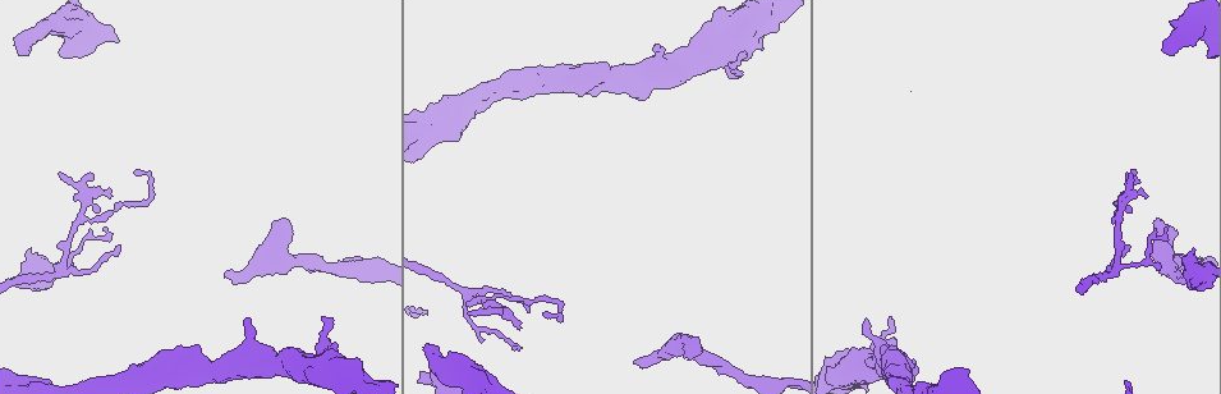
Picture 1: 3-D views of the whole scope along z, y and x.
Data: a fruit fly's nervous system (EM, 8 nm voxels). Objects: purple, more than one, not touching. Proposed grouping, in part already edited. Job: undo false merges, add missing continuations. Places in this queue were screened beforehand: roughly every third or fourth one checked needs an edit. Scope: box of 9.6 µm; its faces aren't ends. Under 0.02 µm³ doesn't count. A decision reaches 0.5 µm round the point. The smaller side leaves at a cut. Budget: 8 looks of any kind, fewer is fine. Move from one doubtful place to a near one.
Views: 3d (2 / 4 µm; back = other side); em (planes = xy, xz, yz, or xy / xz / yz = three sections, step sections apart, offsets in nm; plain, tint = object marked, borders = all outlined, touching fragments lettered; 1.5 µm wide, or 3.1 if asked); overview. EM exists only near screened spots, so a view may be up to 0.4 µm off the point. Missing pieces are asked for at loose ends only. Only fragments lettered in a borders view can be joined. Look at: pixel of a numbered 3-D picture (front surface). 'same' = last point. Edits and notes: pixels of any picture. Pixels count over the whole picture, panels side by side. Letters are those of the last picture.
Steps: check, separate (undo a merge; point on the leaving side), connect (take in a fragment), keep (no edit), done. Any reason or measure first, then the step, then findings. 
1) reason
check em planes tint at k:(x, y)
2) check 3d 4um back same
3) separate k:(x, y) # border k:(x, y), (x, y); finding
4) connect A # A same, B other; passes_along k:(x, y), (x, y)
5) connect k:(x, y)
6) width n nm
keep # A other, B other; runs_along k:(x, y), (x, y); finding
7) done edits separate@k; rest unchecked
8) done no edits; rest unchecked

free end
check em xy step 8 tint at 1:(894, 376)

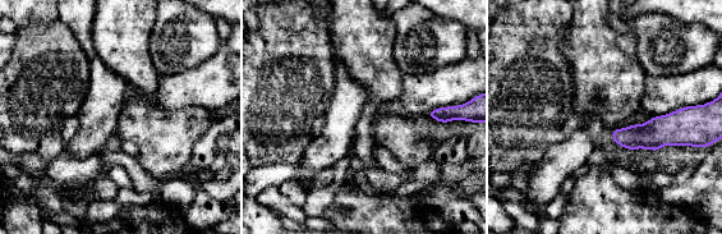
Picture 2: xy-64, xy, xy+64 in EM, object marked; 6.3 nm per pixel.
check em planes tint same

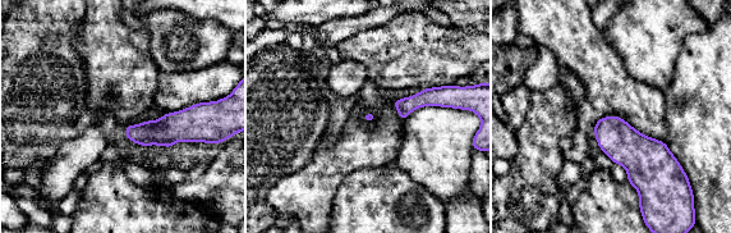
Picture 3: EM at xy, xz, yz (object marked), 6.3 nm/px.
see the neighbours
check em planes borders same

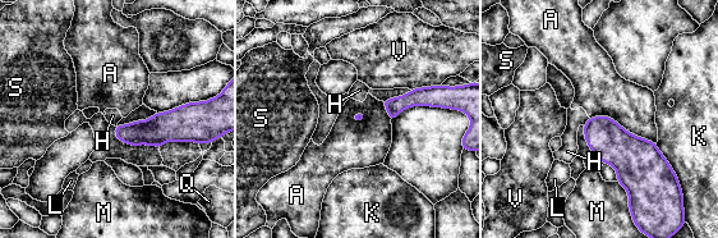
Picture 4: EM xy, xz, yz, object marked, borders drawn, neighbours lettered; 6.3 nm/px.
longest_contact A 460 nm
keep # A other, H other, K other, L other, M other, Q other, S other, V other; border 4:(589, 117), (608, 115), (656, 143); none of them fits

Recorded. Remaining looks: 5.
free end
check 3d 4um at 1:(1181, 278)

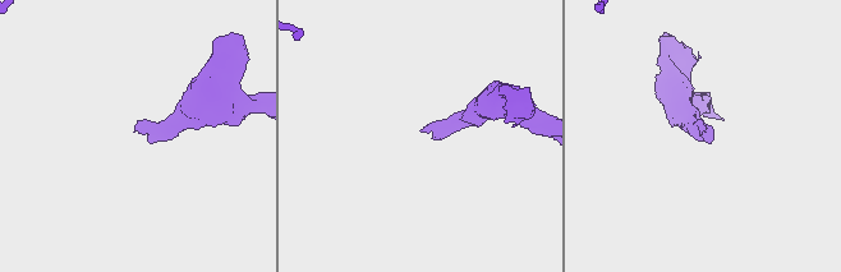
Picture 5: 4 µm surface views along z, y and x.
check em xz step 8 borders at 5:(137, 131)

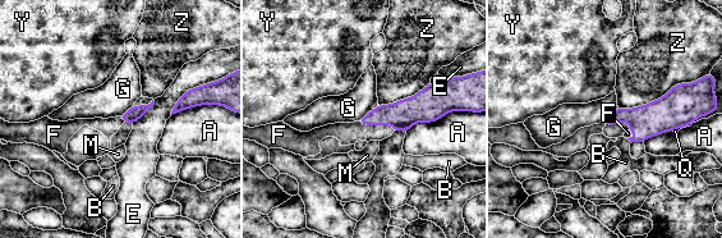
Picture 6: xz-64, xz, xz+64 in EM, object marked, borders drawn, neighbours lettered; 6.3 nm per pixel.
longest_contact Z 480 nm
connect F # A other, B other, E other, F same, G other, M other, Q other, Y other, Z other; passes_along 6:(401, 115), (376, 124), (348, 133); the neuron continues

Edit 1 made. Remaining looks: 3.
see it whole again
check overview

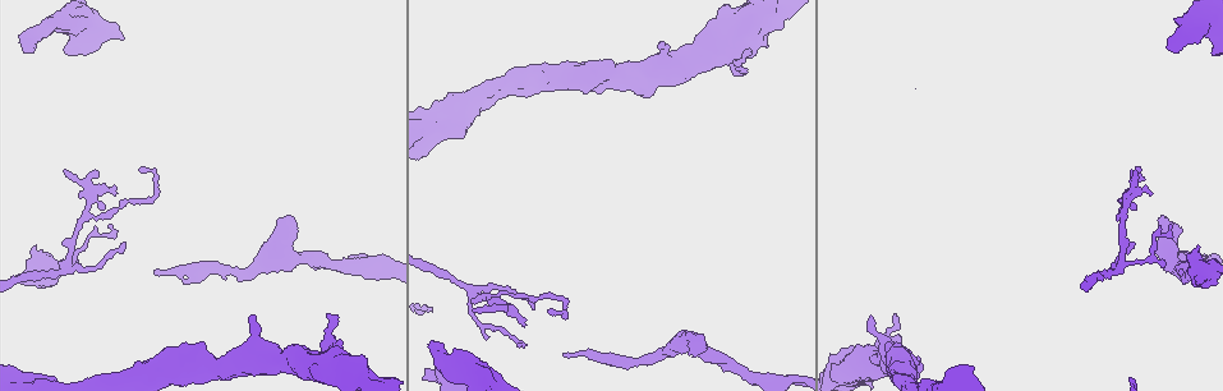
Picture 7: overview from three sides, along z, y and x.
thick end
check em 3.1um yz step 8 tint at 7:(22, 48)

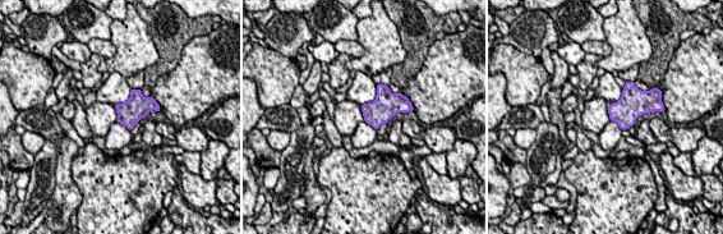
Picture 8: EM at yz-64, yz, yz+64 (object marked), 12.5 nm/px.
check em 3.1um planes borders same

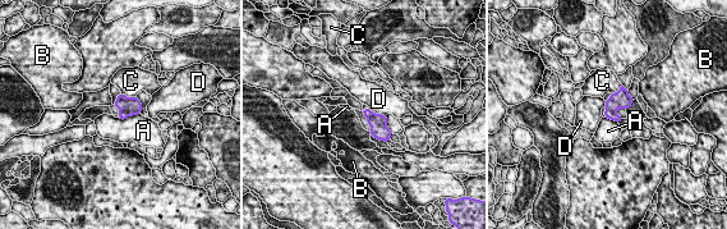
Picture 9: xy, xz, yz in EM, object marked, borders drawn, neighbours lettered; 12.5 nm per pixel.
longest_contact A 280 nm
keep # A other, B other, C other, D other; no lettered fragment goes on from it

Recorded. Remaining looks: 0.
done edits connect@6; rest unchecked

